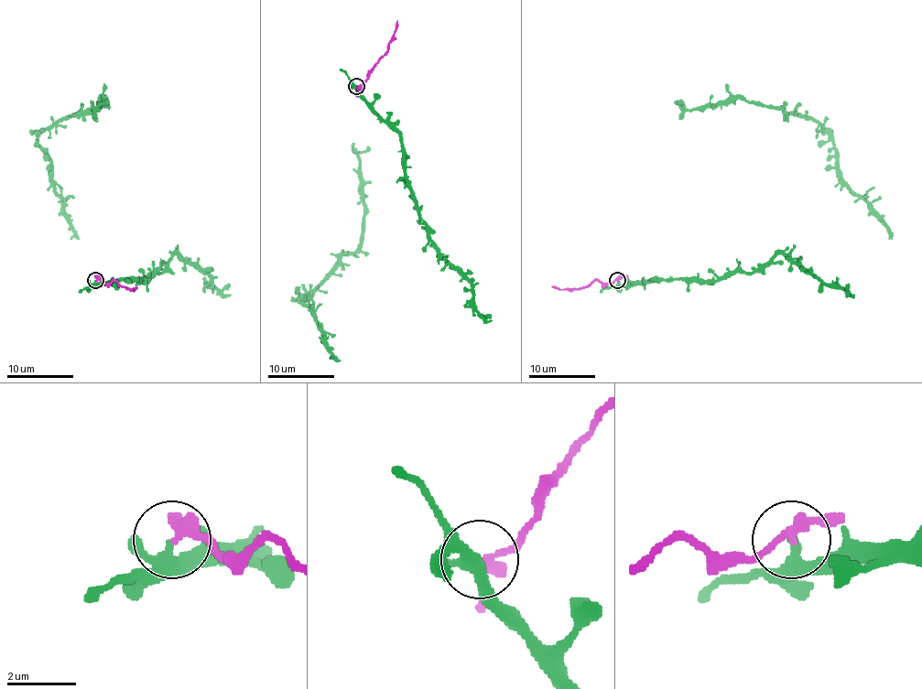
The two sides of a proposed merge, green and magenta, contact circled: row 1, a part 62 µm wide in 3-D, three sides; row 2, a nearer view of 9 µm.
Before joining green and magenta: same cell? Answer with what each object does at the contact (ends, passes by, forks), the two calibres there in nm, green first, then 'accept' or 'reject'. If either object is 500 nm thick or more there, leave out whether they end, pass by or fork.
green forks there; magenta passes by; 240 nm thick on the green side, 280 nm on the other; reject

